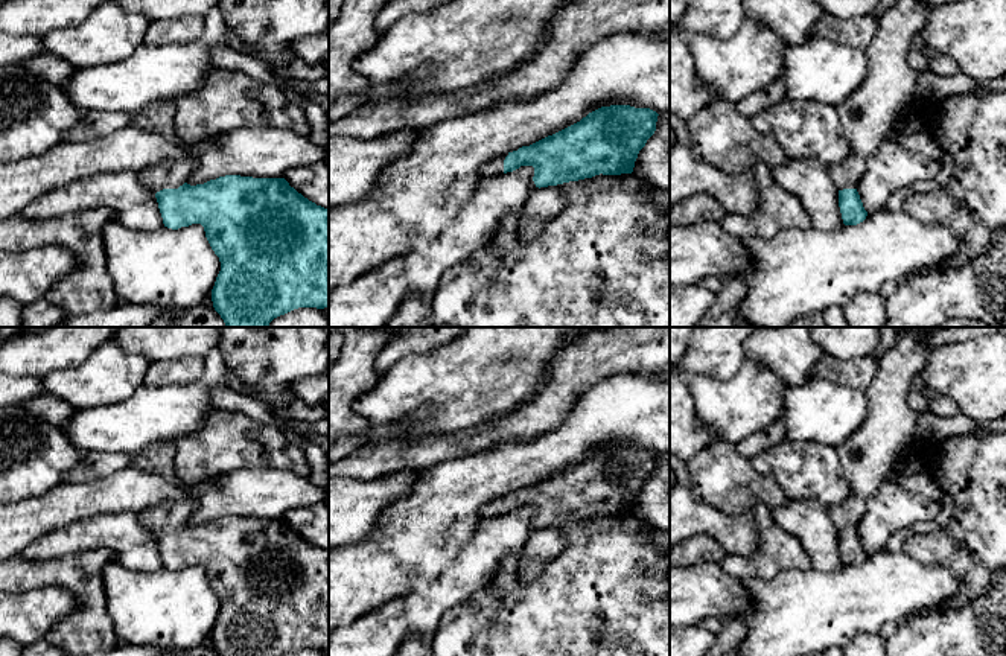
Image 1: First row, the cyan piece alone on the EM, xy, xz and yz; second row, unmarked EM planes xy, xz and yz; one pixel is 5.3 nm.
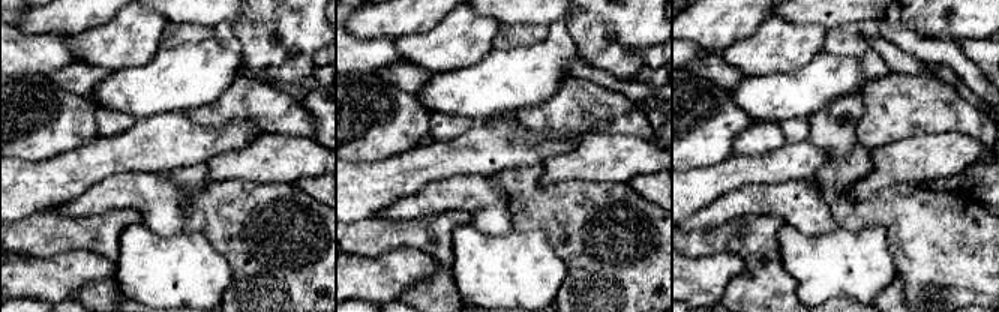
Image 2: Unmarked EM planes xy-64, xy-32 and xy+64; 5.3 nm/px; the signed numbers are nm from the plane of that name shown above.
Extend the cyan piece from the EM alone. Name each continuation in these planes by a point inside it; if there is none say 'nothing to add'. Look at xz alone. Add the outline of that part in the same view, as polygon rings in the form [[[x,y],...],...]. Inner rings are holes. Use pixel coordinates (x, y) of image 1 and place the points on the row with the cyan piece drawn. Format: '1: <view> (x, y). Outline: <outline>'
1: xz (493, 168). Outline: [[[508,154],[496,157],[490,160],[487,164],[482,166],[481,175],[482,177],[498,177],[504,174],[504,160]]]

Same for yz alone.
1: yz (866, 117). Outline: [[[896,0],[877,20],[875,35],[864,49],[869,61],[866,78],[857,91],[836,107],[842,132],[851,146],[849,157],[843,163],[829,166],[839,190],[857,189],[866,160],[887,139],[898,111],[913,100],[918,72],[909,65],[907,53],[912,50],[913,37],[924,29],[931,9],[928,0]]]

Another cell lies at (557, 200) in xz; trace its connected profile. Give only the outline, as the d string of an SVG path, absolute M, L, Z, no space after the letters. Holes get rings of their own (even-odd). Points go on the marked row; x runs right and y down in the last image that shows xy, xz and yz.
M548 186L548 187L540 187L539 190L545 195L549 195L551 199L549 201L534 201L534 202L530 202L530 205L534 205L534 204L546 205L546 207L552 209L556 215L559 215L566 202L566 198L562 195L559 187Z

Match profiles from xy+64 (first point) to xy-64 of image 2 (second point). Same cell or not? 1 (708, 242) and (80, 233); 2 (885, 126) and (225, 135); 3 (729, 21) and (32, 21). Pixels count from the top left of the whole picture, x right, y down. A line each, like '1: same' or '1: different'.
1: same
2: different
3: same

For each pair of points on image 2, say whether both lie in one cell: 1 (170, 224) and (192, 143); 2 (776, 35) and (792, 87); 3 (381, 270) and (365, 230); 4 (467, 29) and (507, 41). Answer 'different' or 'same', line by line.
1: different
2: different
3: different
4: different

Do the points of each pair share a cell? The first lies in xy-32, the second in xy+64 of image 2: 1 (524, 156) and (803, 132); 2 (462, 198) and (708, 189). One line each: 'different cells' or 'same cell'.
1: different cells
2: different cells

